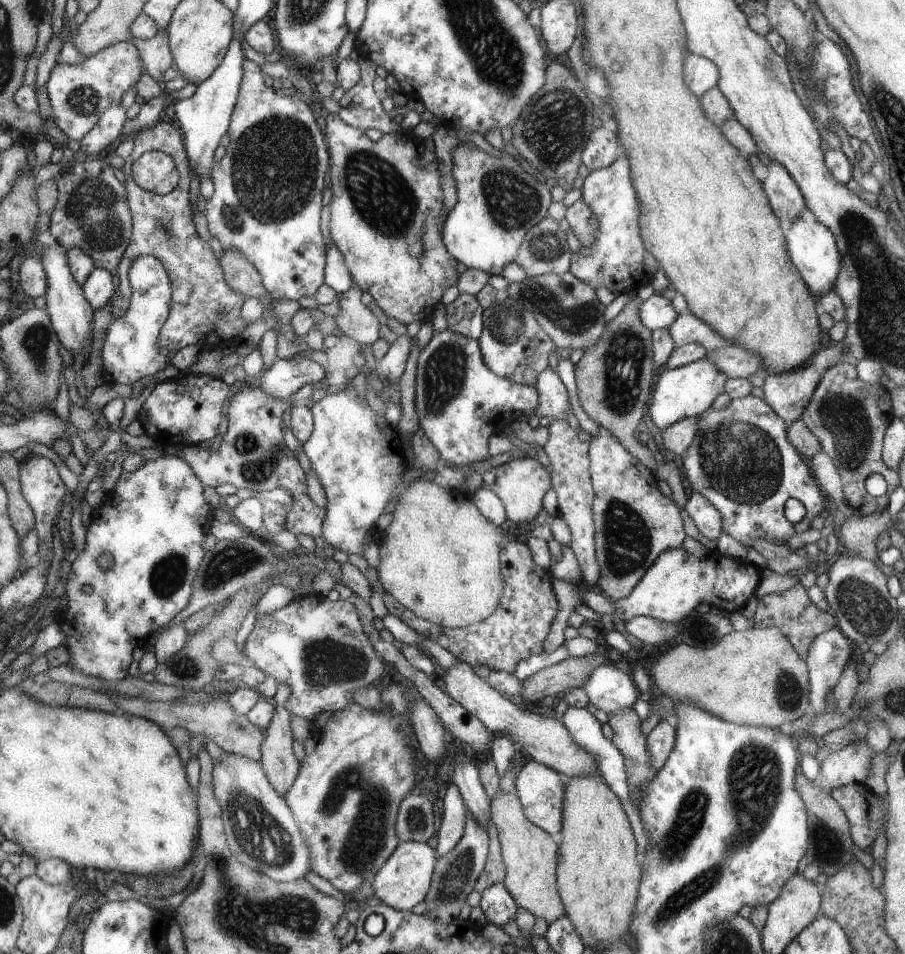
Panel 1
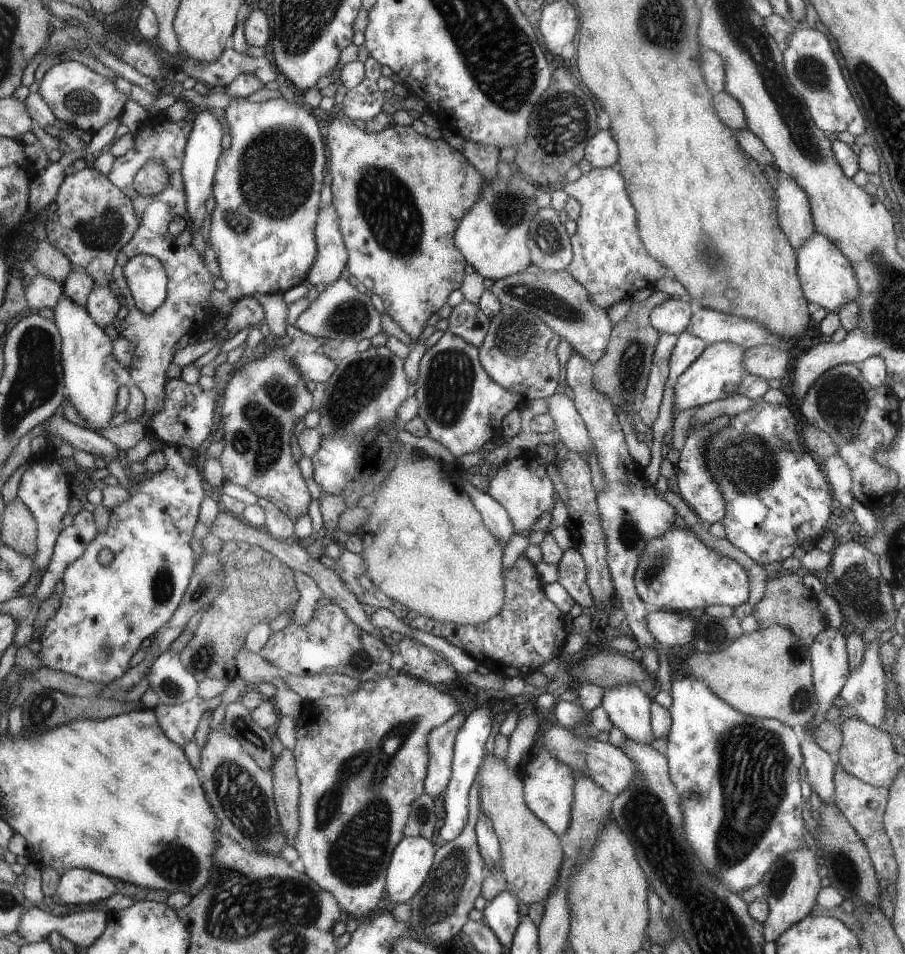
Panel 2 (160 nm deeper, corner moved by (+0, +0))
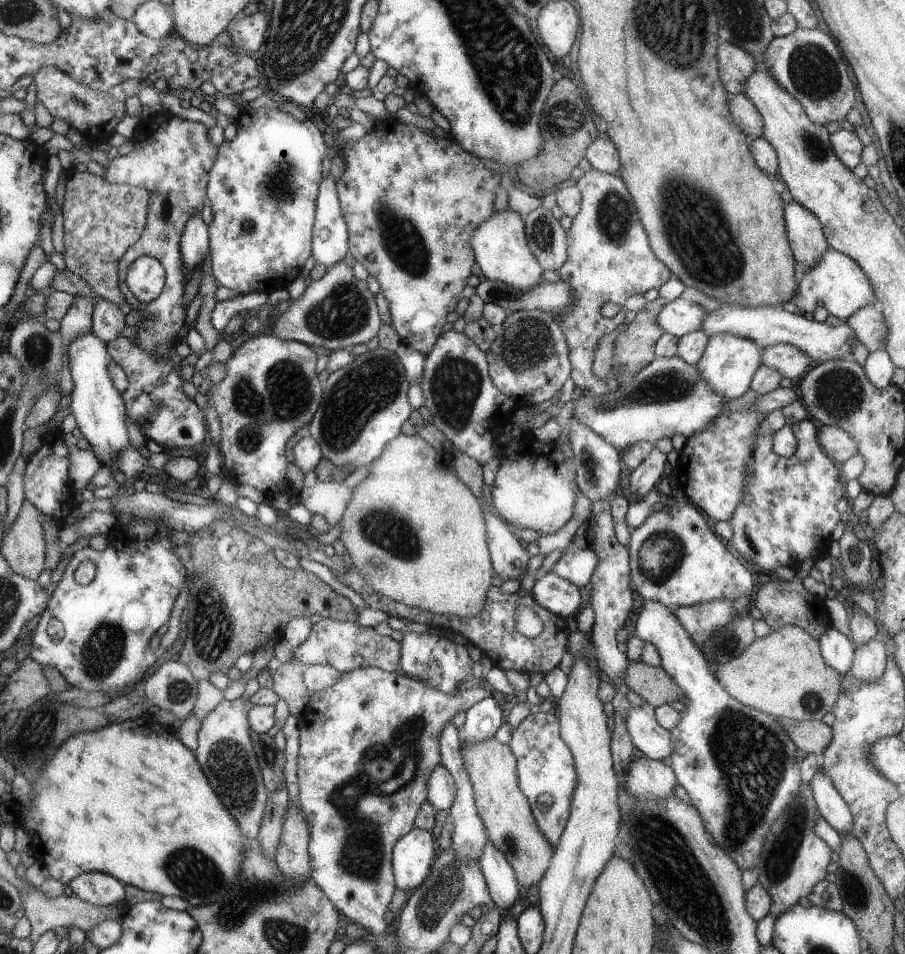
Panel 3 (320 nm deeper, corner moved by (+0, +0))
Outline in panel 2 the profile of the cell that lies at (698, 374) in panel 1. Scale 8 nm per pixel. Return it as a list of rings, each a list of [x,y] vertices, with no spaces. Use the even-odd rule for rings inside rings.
[[[721,341],[707,345],[677,377],[672,397],[674,416],[685,408],[701,406],[737,394],[740,380],[745,374],[742,365],[743,355],[745,355],[745,350],[732,342]]]

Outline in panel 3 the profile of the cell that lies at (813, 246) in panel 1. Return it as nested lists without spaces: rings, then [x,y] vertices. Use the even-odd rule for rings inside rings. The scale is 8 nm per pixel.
[[[829,248],[823,256],[811,267],[805,270],[804,276],[799,282],[799,292],[789,300],[792,310],[805,316],[810,316],[816,305],[820,305],[829,314],[837,316],[841,321],[845,321],[848,316],[854,314],[858,308],[865,305],[875,306],[875,295],[873,286],[863,274],[859,265],[851,260],[851,257]]]

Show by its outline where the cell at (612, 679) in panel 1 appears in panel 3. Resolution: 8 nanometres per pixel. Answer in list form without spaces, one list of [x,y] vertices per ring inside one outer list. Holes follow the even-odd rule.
[[[650,704],[628,708],[626,729],[634,748],[652,761],[665,760],[673,752],[670,731],[657,724],[654,708]]]

